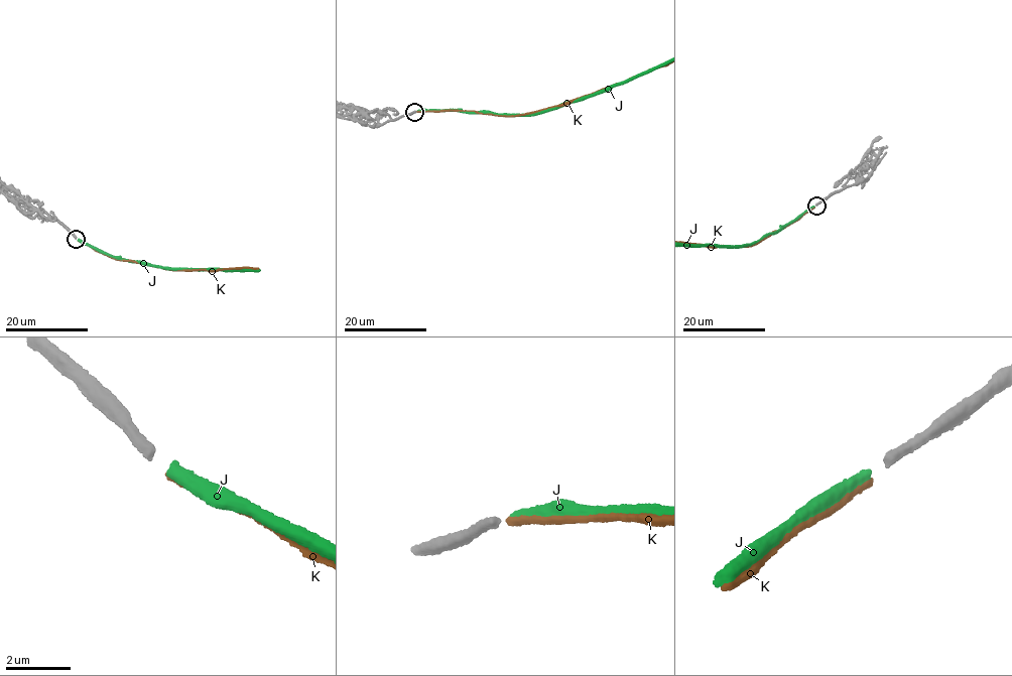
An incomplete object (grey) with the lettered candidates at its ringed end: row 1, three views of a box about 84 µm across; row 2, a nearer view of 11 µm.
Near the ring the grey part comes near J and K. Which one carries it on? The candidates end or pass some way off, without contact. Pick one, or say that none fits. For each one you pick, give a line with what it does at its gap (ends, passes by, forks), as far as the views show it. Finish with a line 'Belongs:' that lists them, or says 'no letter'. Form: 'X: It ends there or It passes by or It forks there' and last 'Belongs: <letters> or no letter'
J: It ends there
Belongs: J

